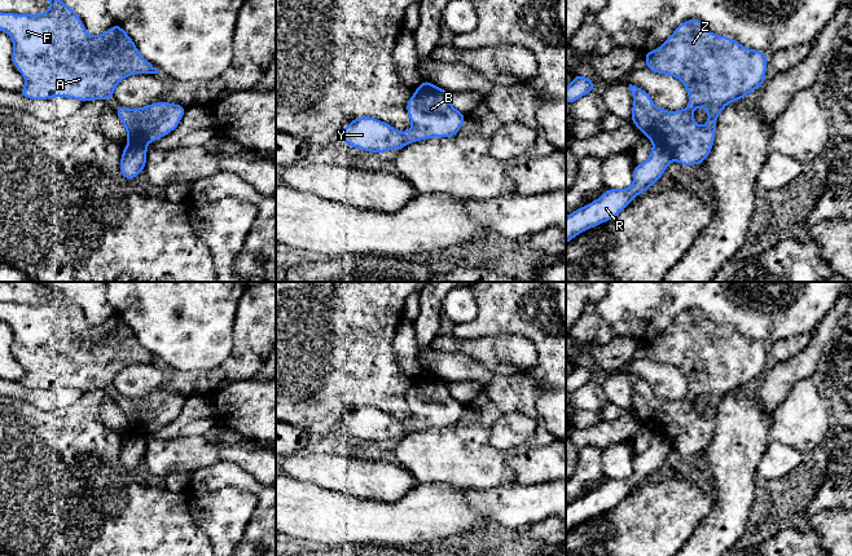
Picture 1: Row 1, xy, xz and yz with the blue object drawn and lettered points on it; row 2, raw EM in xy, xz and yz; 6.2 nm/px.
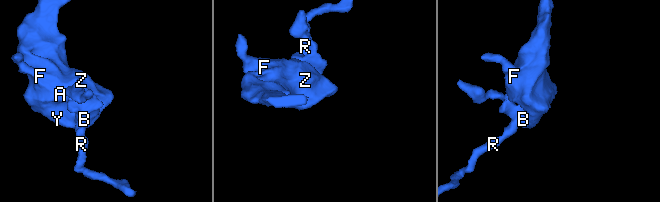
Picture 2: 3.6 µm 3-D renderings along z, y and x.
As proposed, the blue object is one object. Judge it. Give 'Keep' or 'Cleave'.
Cleave

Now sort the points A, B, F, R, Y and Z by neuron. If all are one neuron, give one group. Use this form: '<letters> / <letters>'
A B F Y Z / R

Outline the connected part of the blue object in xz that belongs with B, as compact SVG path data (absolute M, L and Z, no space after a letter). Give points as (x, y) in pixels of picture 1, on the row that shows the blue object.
M423 81L427 85L420 85L407 102L412 122L409 132L396 131L388 123L372 116L361 116L344 127L341 141L369 153L386 153L401 150L414 141L456 136L465 123L465 114L451 105L448 91Z

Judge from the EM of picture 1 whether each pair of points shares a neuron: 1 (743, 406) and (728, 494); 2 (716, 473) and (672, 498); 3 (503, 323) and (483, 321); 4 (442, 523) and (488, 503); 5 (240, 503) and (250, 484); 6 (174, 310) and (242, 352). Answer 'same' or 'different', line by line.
1: same
2: different
3: same
4: different
5: different
6: different

